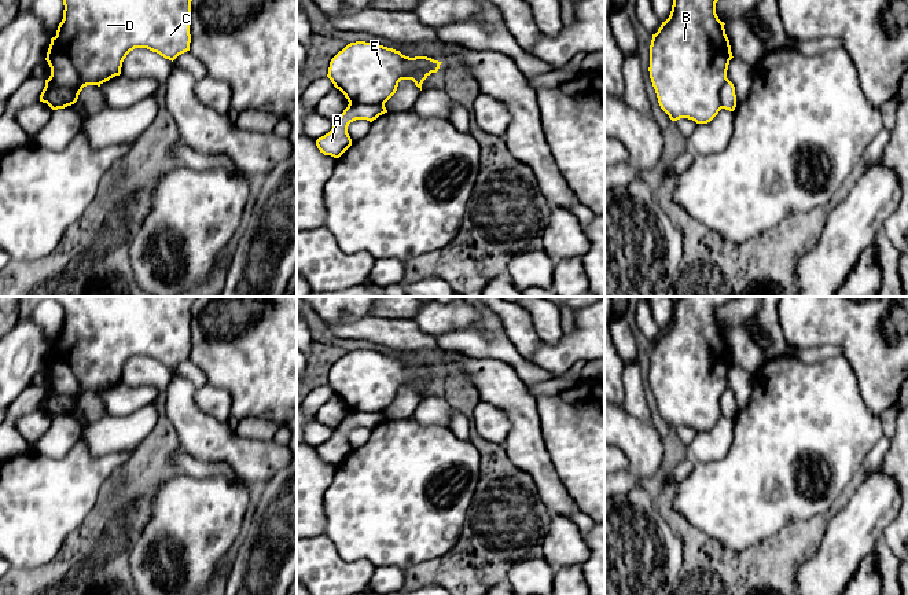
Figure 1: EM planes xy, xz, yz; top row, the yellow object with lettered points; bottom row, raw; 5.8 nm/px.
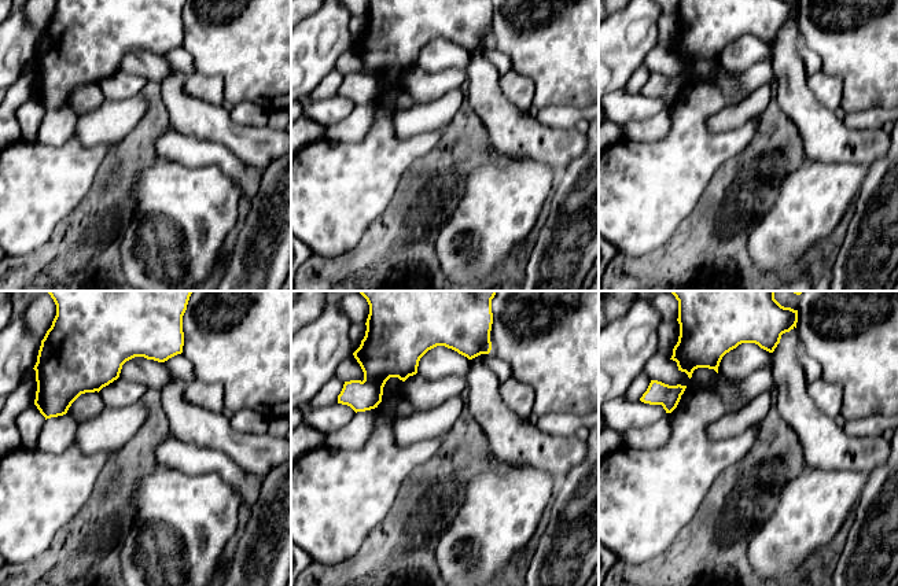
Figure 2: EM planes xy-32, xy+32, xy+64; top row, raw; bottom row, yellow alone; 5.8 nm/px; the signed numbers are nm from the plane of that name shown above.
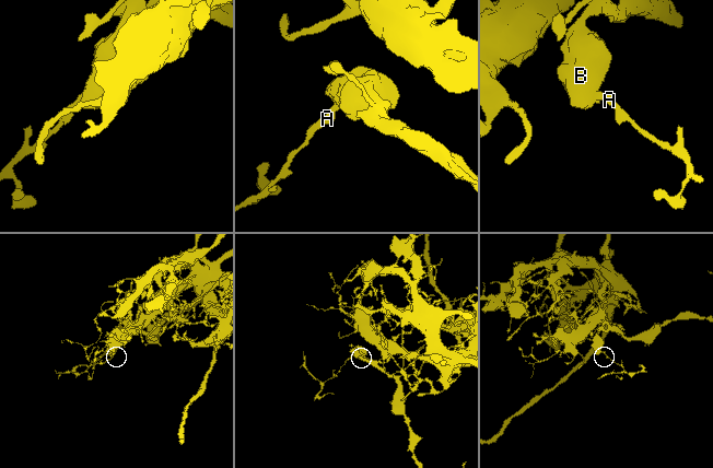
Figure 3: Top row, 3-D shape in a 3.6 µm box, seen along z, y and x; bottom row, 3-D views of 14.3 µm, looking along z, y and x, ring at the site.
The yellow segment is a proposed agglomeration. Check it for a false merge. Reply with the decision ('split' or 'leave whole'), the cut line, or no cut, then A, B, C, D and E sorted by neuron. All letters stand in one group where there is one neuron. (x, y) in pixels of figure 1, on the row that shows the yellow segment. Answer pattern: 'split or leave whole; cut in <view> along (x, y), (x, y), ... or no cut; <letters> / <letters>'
split; cut in xz along (349, 102), (383, 105); A / B C D E

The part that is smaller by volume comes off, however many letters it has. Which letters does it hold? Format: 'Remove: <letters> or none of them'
Remove: A

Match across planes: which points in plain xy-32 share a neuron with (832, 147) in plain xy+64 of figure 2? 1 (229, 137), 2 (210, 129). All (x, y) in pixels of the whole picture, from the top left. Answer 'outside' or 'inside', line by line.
1: inside
2: inside

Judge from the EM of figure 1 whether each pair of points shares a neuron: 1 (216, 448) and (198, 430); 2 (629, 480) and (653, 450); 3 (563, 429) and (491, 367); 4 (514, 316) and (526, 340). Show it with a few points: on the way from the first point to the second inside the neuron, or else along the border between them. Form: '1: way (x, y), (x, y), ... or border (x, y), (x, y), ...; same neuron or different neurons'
1: way (212, 444), (202, 434); same neuron
2: border (628, 470), (638, 478); different neurons
3: border (536, 399), (540, 432), (544, 440); different neurons
4: way (517, 322), (522, 334); same neuron

